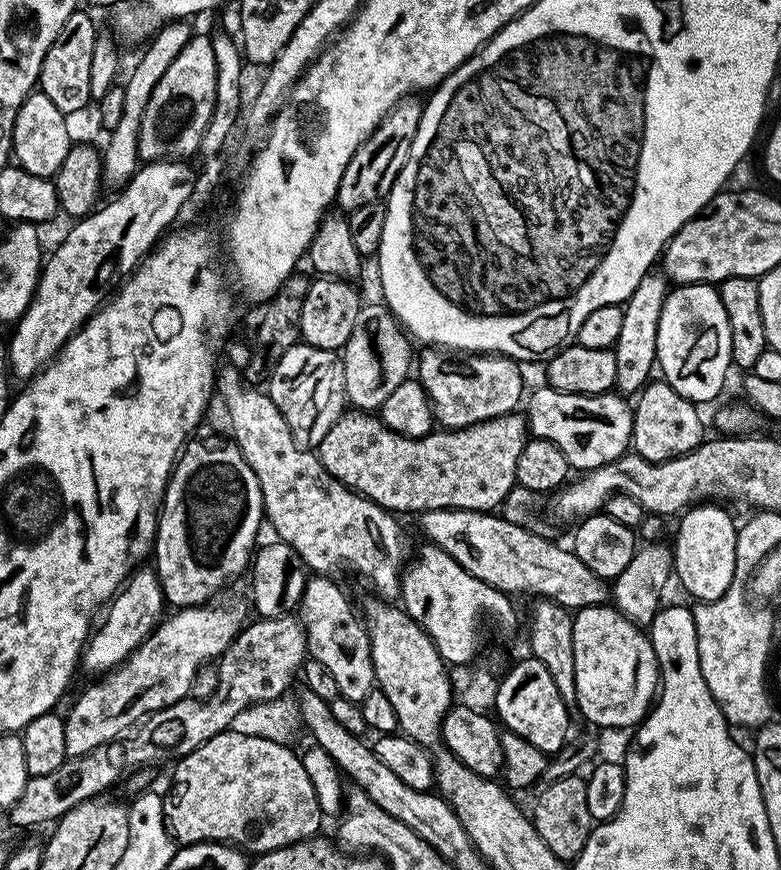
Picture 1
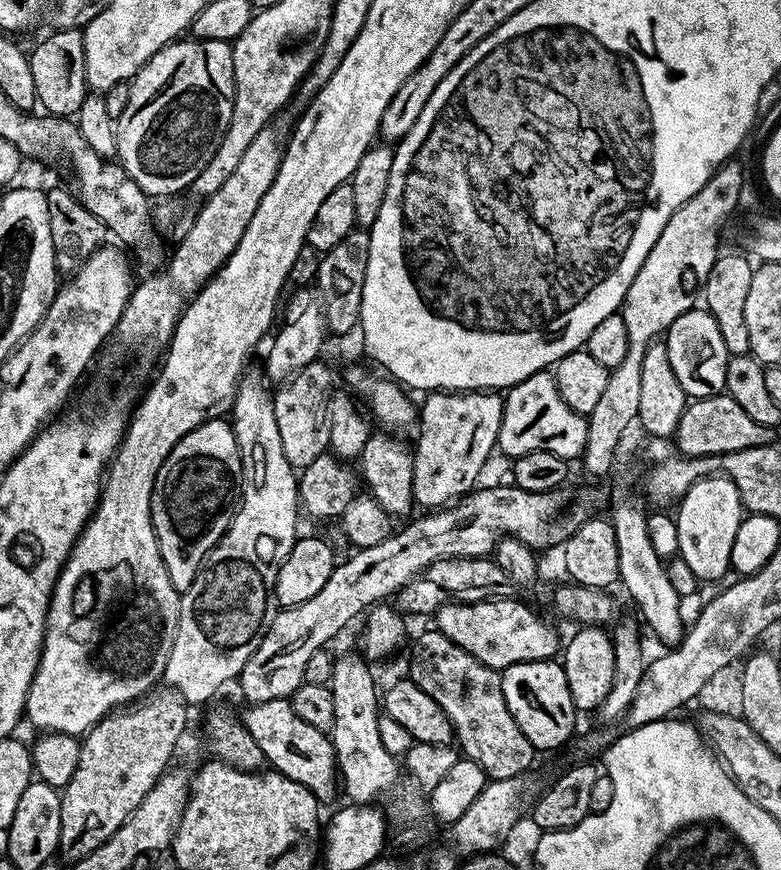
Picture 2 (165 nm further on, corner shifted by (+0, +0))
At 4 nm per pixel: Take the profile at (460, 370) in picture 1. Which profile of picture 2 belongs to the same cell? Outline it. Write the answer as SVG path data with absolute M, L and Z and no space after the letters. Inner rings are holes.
M481 390L478 392L430 392L423 397L424 405L421 403L418 408L418 429L420 433L416 436L416 448L412 452L412 498L417 505L420 504L424 510L440 510L453 502L469 495L477 487L476 479L484 472L484 463L488 460L488 455L497 451L498 430L502 426L502 414L504 413L504 396L496 390Z

